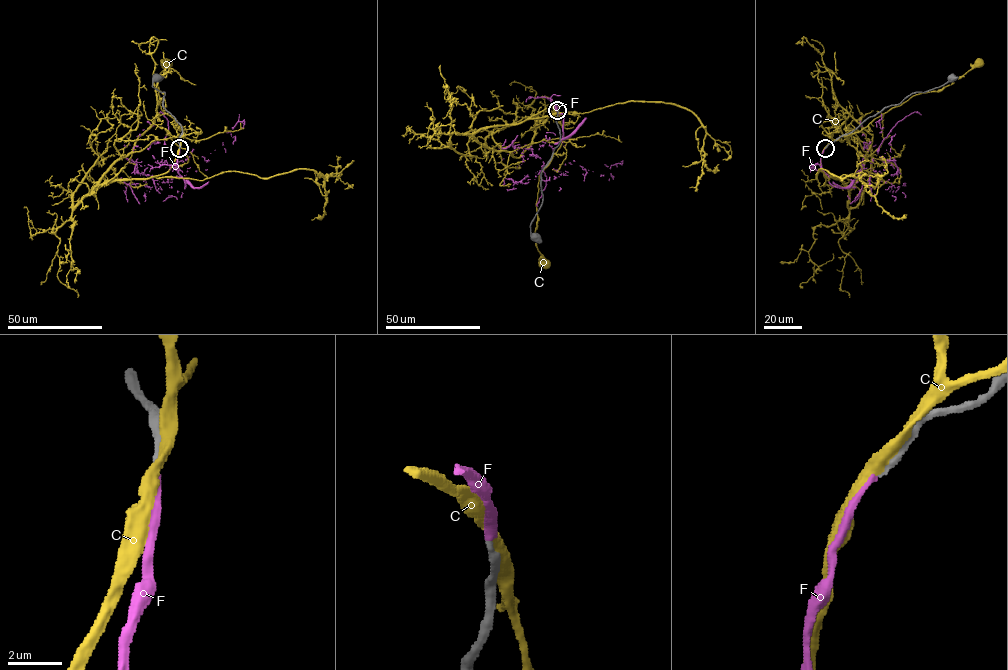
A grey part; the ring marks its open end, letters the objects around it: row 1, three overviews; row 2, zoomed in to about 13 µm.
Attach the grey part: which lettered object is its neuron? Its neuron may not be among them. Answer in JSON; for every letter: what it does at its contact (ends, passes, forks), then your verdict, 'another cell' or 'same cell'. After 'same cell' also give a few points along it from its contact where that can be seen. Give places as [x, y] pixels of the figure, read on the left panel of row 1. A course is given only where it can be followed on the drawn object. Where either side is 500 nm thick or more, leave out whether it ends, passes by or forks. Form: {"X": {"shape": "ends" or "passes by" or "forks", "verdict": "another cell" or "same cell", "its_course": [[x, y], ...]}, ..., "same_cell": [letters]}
{"C": {"shape": "passes by", "verdict": "another cell"}, "F": {"shape": "ends", "verdict": "same cell", "its_course": [[179, 148], [177, 172], [185, 188], [173, 168], [159, 163], [169, 128], [160, 115]]}, "same_cell": ["F"]}

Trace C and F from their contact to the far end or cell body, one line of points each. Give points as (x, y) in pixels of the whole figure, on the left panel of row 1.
C: (179, 146), (184, 133), (161, 109), (156, 84), (166, 63)
F: (179, 148), (177, 172), (185, 188), (173, 168), (159, 163), (169, 128), (160, 115)

